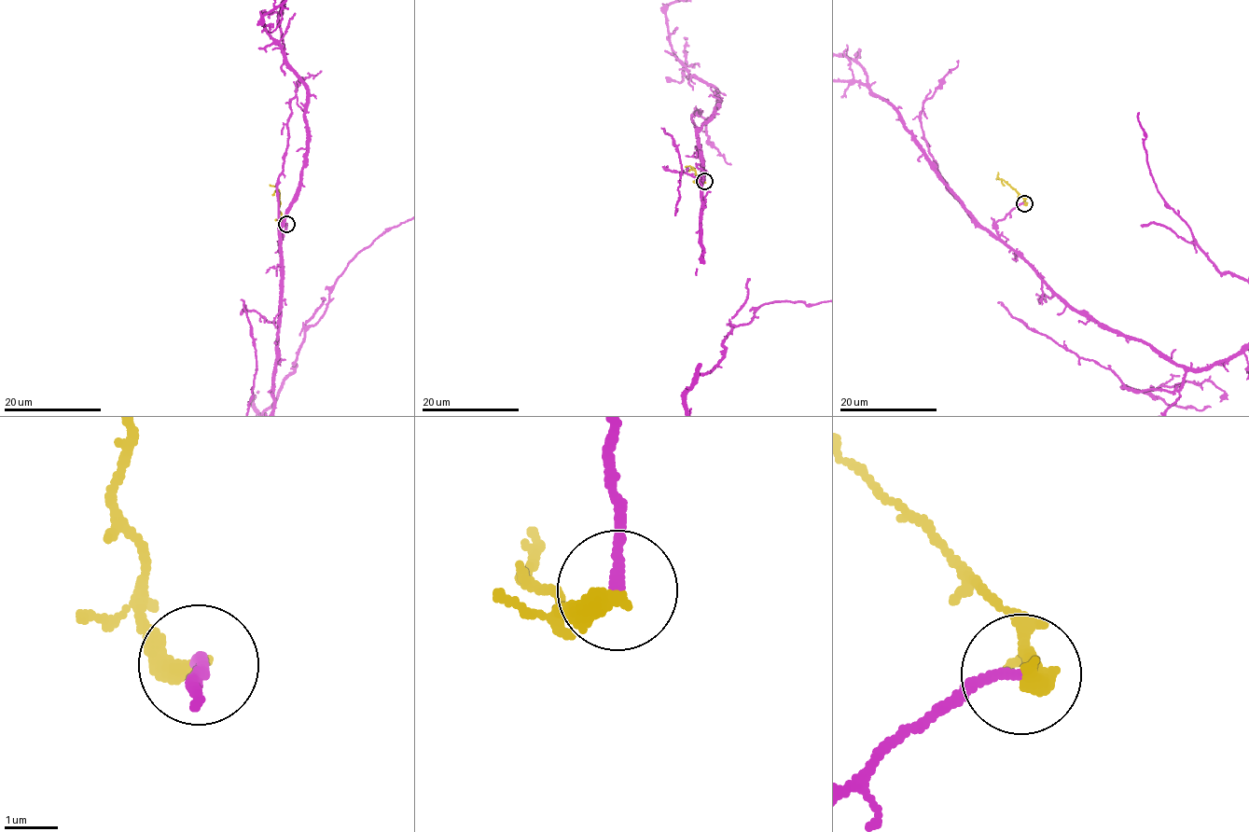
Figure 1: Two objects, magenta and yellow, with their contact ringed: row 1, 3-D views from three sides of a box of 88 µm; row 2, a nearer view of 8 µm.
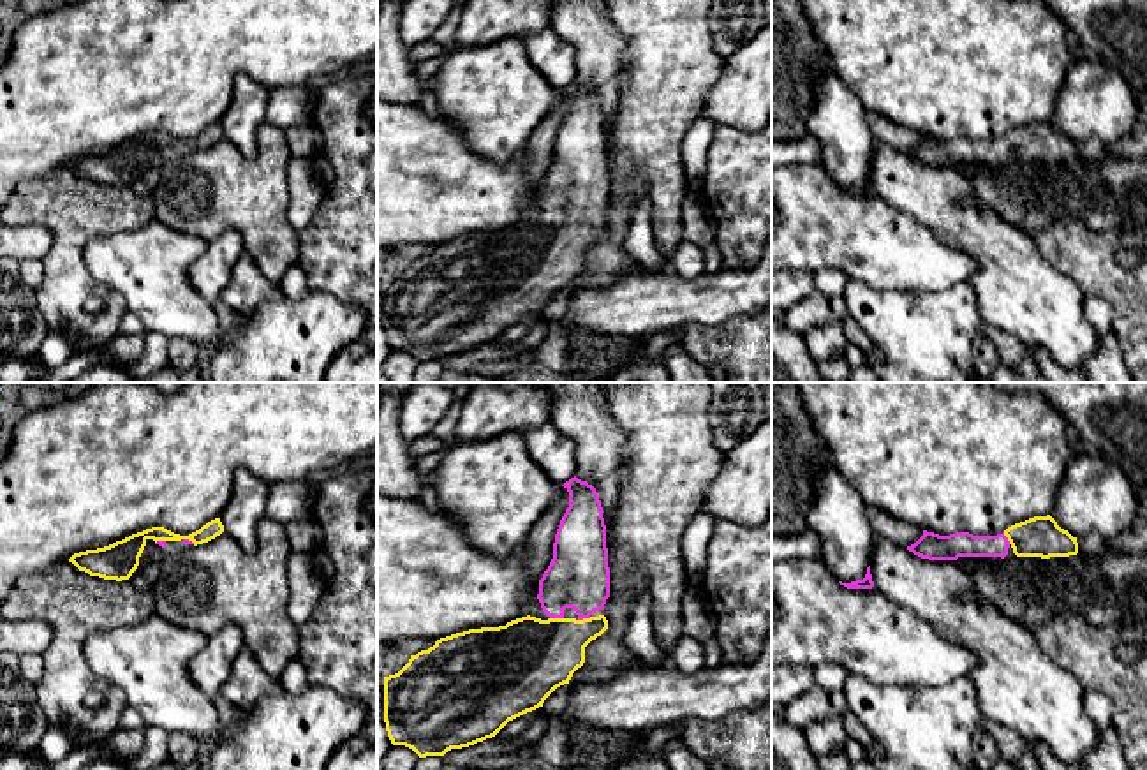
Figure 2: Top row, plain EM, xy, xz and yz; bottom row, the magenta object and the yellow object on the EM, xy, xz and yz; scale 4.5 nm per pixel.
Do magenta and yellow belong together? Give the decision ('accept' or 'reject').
accept

